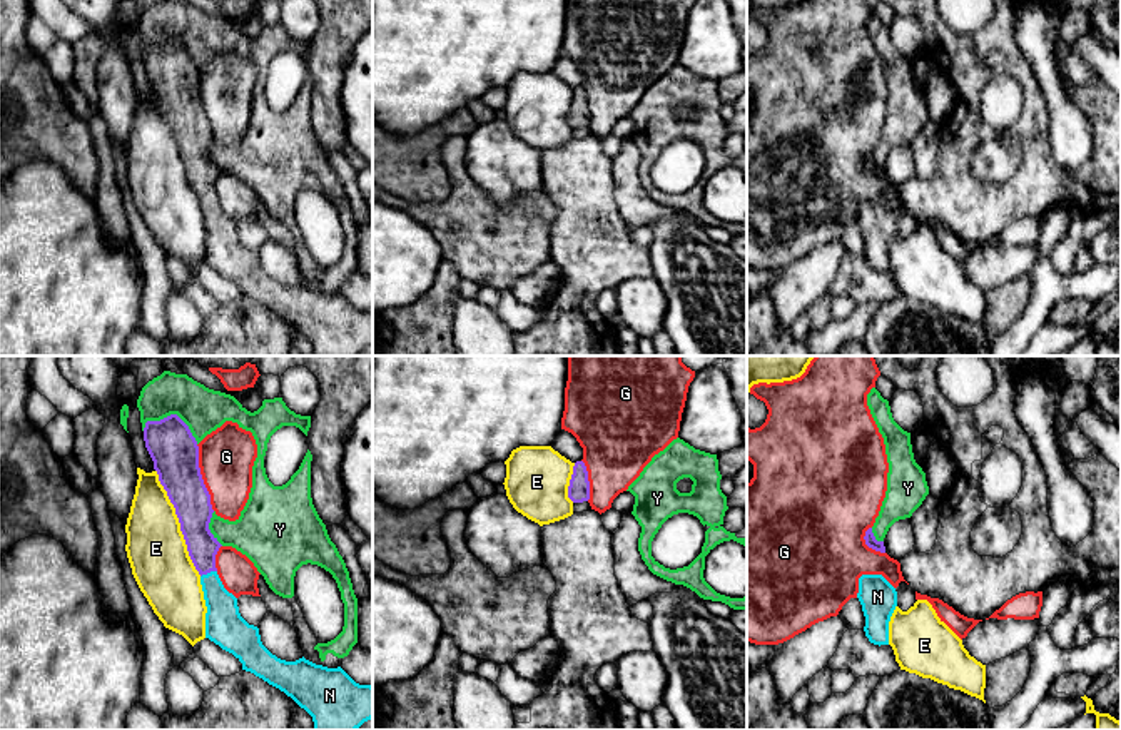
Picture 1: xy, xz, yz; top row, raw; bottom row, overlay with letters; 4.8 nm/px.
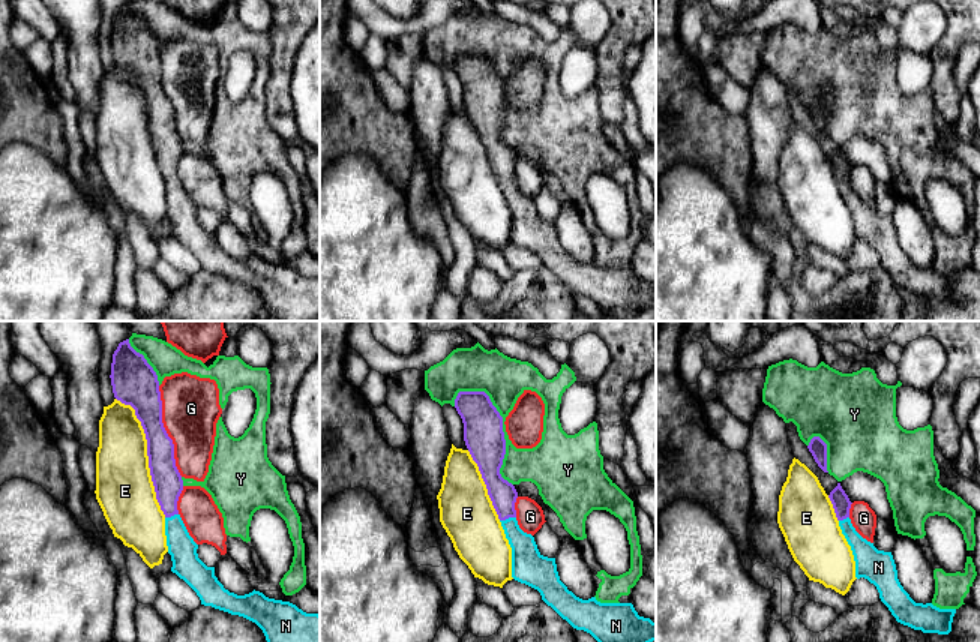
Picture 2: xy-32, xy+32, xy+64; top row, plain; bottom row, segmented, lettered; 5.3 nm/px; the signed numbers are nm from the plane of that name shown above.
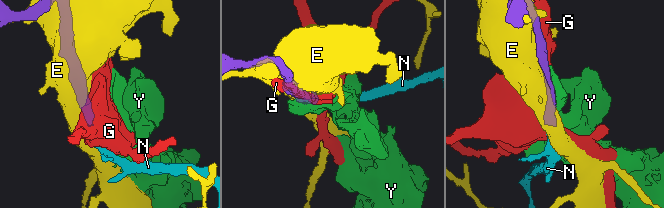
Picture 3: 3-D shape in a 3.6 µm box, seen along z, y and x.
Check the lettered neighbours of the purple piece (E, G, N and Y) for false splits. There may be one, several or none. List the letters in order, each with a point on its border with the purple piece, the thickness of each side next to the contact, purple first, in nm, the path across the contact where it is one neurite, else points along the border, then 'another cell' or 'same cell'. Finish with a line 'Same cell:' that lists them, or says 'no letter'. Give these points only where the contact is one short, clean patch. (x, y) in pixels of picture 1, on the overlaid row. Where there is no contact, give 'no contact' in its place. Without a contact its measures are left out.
E: meets purple in xy at (179, 522); 200 nm thick on the purple side, 280 nm on the other; another cell
G: meets purple in xy at (201, 478); 220 nm thick on the purple side, 280 nm on the other; another cell
N: meets purple in xy at (207, 572); 150 nm thick on the purple side, 180 nm on the other; runs through xy (202, 547), (207, 572), (223, 608), (223, 620); same cell
Y: meets purple in xy at (172, 415); 220 nm thick on the purple side, 220 nm on the other; another cell
Same cell: N

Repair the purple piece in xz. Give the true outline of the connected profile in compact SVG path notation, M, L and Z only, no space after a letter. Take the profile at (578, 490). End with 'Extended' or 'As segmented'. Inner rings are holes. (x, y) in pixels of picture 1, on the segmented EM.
M576 461L568 486L568 498L573 503L583 503L590 499L588 471L583 461Z. As segmented

